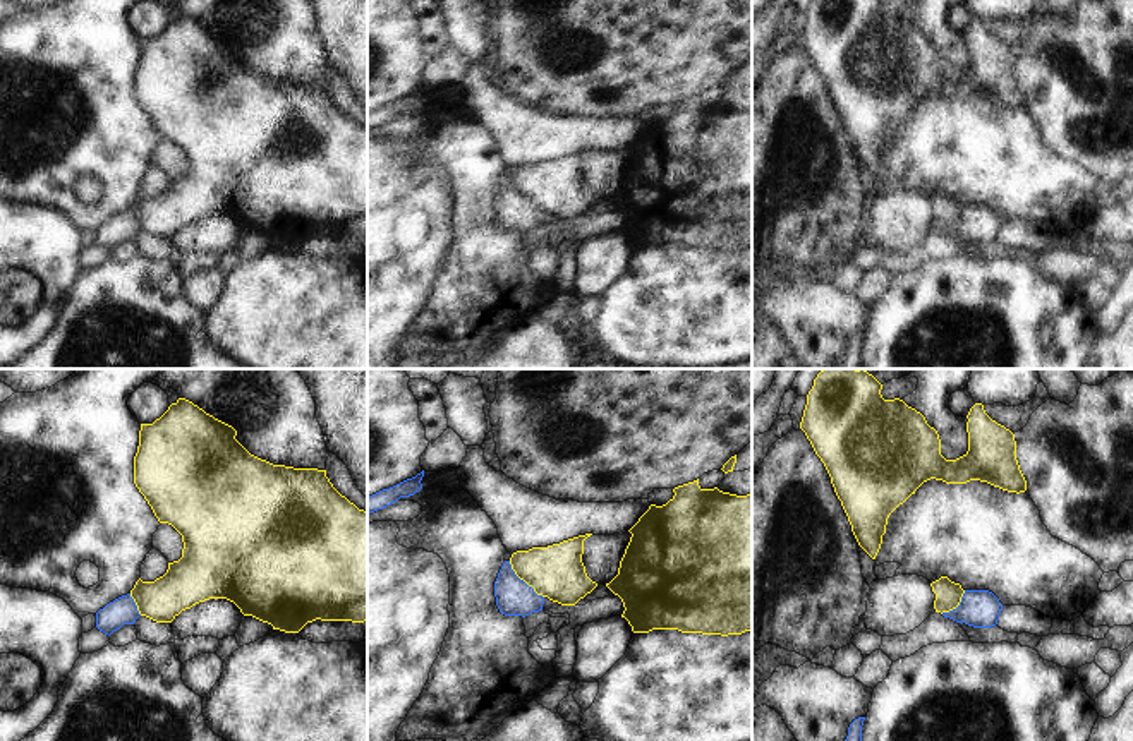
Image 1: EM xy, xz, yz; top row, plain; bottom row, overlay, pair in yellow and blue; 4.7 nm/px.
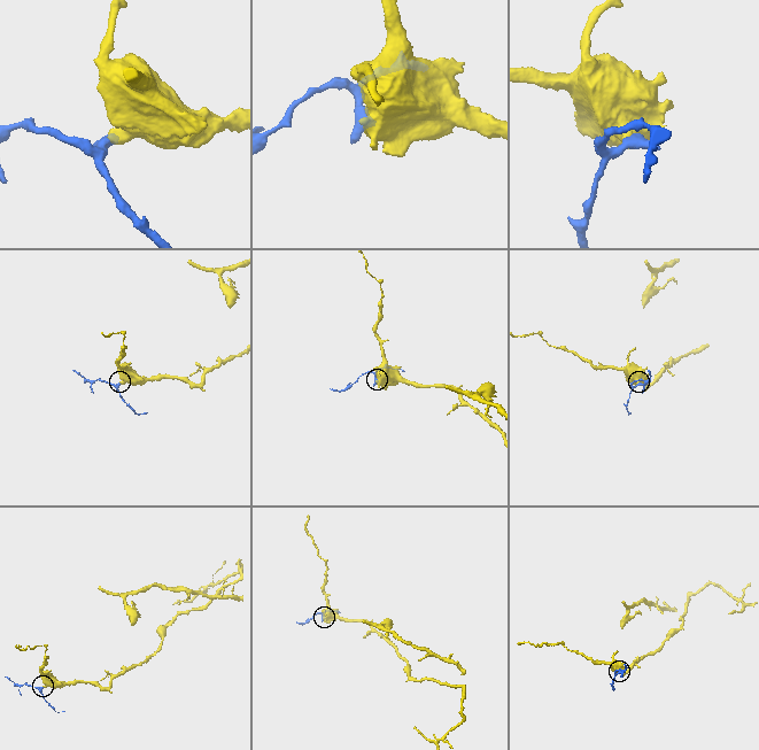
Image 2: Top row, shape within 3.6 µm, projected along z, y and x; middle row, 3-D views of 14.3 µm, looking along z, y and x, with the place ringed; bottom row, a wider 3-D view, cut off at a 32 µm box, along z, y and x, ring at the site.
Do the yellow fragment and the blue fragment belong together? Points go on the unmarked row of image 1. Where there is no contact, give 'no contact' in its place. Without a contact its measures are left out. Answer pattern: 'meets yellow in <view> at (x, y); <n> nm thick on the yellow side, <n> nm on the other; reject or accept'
meets yellow in xz at (524, 196); 260 nm thick on the yellow side, 180 nm on the other; reject

